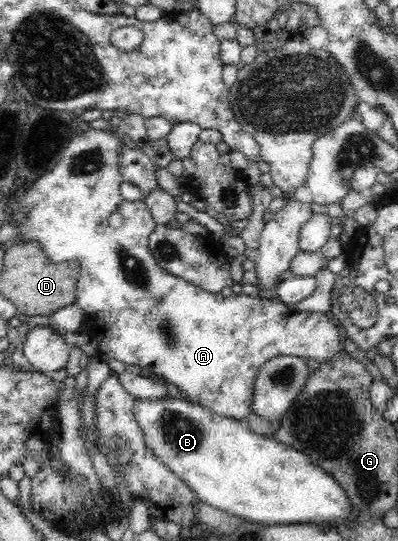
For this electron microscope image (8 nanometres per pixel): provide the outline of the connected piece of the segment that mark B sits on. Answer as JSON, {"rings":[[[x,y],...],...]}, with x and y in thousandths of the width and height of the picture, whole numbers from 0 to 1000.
{"rings":[[[467,738],[344,739],[337,749],[367,819],[394,848],[487,908],[497,926],[666,970],[877,969],[867,963],[887,939],[857,896],[807,863],[776,856],[766,837],[636,799],[618,776],[550,769]]]}

